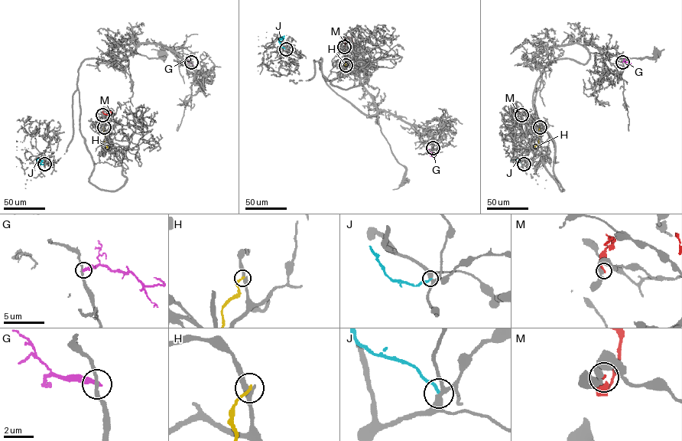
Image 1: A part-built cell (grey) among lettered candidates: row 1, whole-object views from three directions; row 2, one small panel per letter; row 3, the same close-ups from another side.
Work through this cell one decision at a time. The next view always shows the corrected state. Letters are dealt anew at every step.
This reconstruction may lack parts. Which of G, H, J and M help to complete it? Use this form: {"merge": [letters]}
{"merge": []}

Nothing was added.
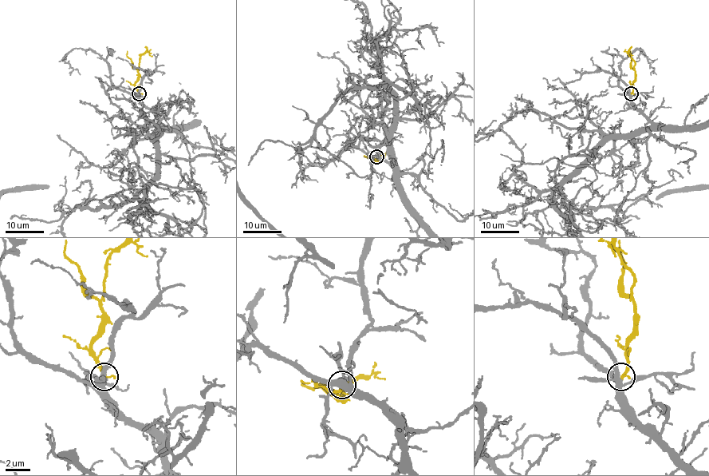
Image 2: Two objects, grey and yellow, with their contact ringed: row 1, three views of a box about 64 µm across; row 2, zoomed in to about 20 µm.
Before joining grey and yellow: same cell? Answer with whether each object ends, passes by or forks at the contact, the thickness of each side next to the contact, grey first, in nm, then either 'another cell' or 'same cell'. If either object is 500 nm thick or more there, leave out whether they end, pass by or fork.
grey forks there; yellow ends there; 380 nm thick on the grey side, 280 nm on the other; same cell

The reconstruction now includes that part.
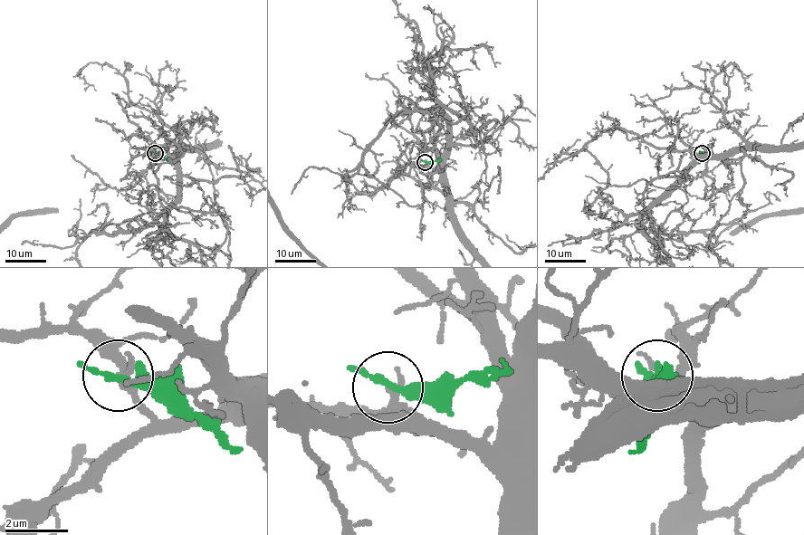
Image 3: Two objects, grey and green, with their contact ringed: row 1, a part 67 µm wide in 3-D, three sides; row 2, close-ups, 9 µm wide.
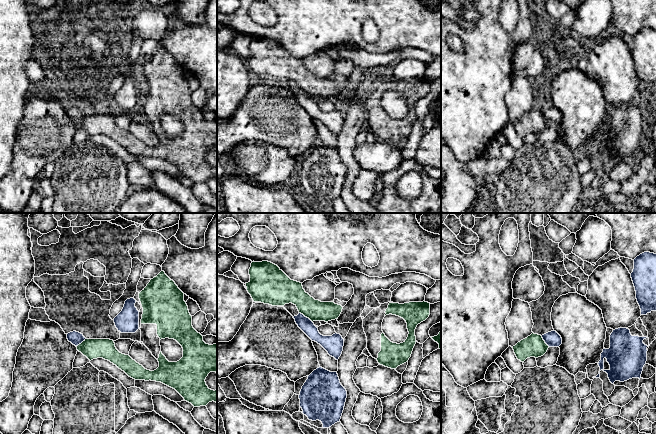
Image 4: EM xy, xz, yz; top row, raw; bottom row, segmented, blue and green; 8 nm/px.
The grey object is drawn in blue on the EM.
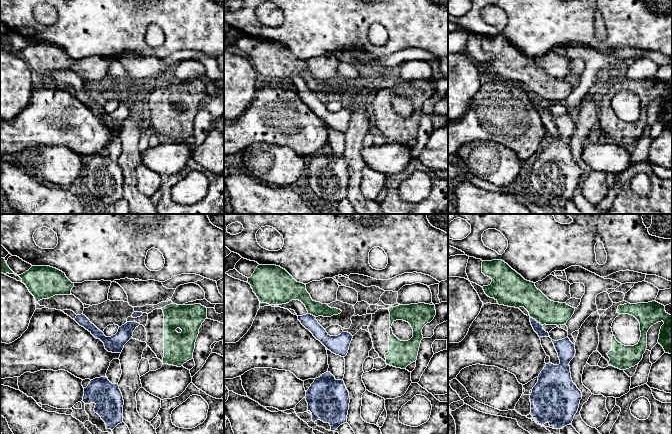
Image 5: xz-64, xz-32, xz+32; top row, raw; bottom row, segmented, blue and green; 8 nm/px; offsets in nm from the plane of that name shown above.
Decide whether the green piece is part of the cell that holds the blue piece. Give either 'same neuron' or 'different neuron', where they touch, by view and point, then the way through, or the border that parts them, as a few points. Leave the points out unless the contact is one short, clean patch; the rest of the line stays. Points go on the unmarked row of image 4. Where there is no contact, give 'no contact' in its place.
different neuron; contact xz (306, 93); border xz (299, 88), (312, 98)

